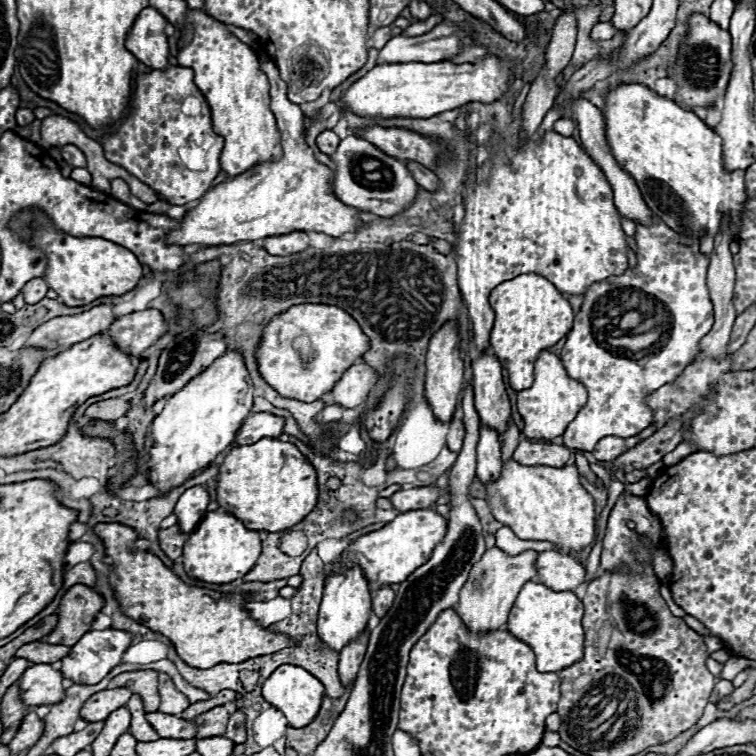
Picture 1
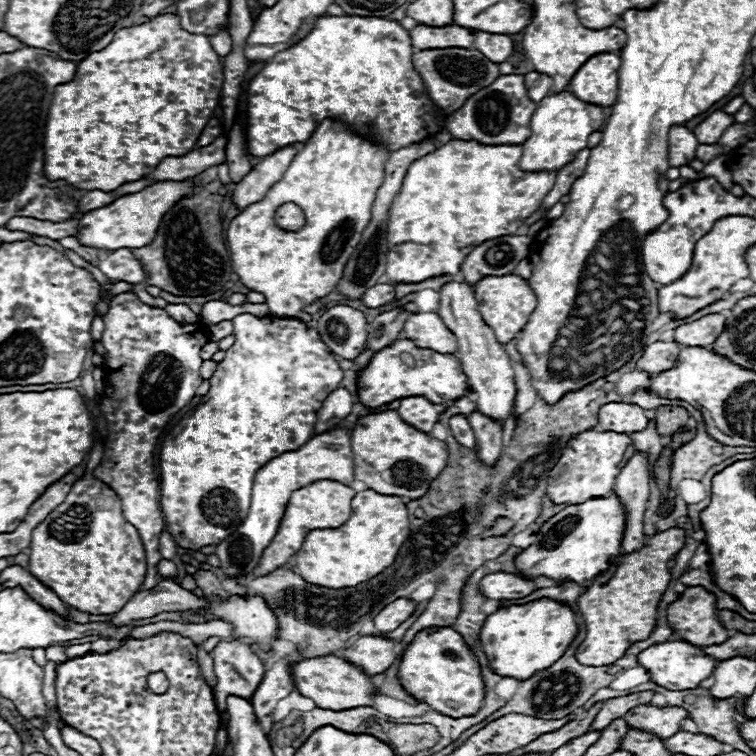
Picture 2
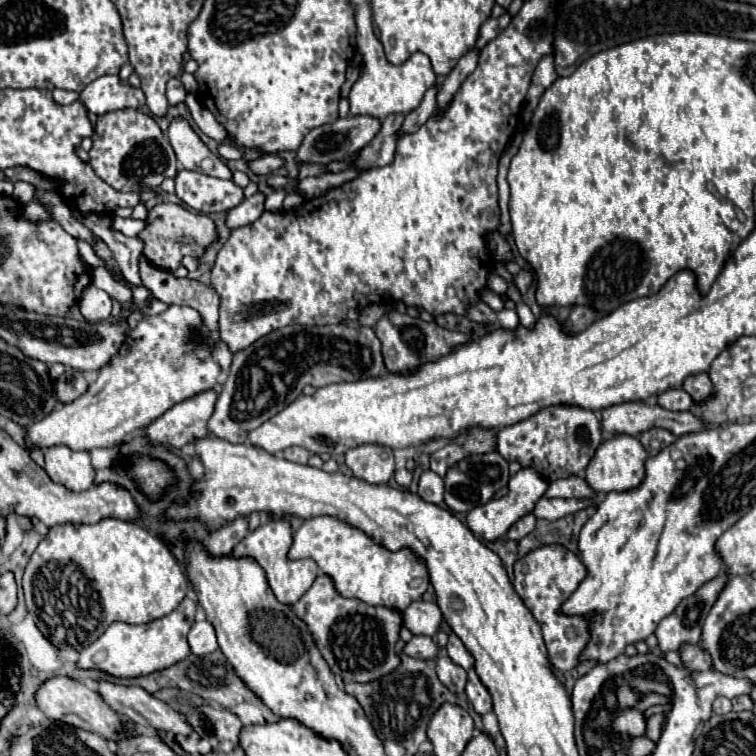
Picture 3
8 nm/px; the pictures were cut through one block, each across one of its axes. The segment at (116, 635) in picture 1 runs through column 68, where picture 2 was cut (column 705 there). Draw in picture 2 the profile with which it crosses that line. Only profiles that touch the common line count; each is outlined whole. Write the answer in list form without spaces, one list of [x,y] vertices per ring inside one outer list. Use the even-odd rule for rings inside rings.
[[[670,640],[670,642],[654,644],[654,646],[646,648],[644,652],[640,652],[638,662],[640,662],[640,666],[644,666],[652,674],[652,682],[656,682],[668,690],[698,688],[700,682],[706,680],[708,676],[712,676],[712,672],[720,664],[720,660],[704,654],[704,650],[700,646],[694,646],[686,640]]]

